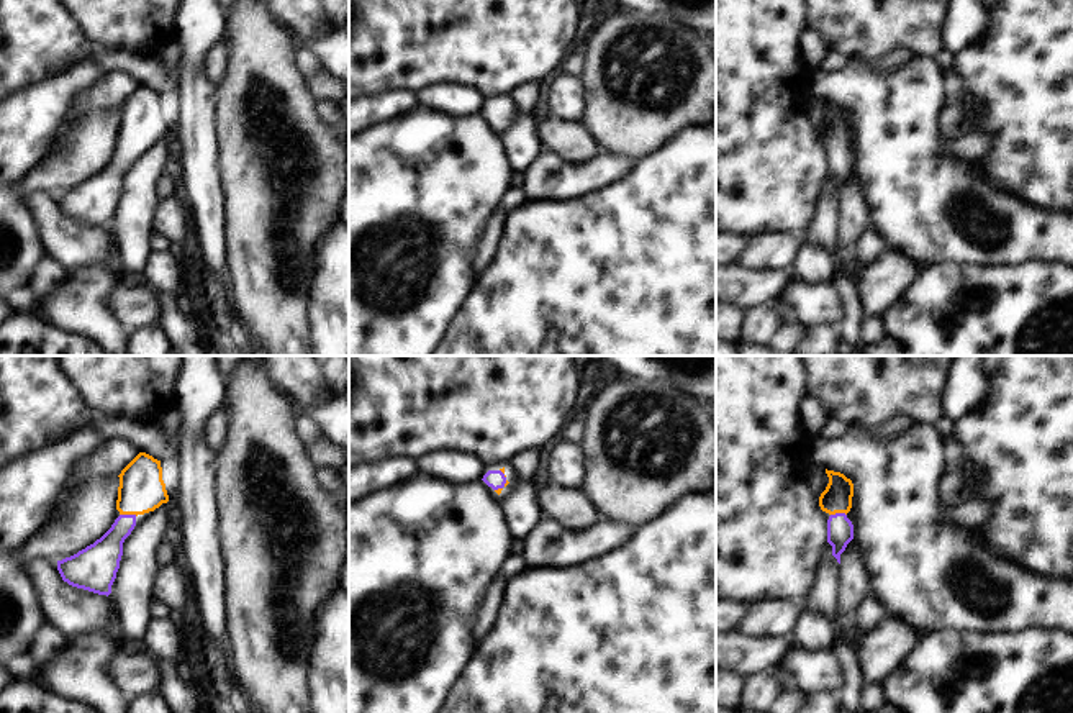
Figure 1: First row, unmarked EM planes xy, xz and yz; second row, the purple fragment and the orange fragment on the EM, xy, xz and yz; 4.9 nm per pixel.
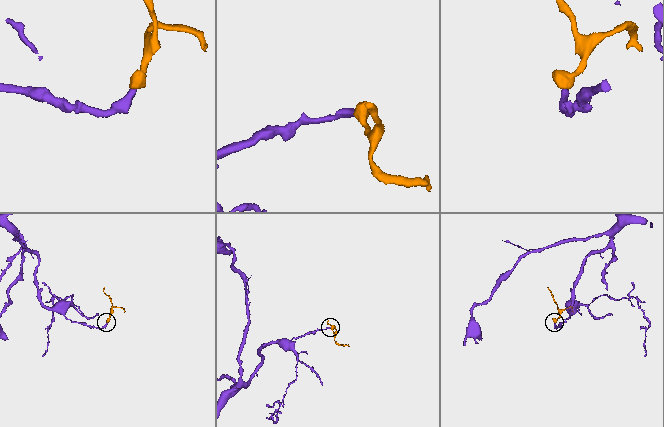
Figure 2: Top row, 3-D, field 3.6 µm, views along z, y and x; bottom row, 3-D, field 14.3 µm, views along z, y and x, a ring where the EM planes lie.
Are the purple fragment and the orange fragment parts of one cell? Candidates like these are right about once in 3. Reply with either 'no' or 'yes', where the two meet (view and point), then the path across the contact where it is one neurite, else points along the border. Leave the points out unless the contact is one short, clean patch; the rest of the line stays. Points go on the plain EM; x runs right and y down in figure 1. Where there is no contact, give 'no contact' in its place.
yes | xy (128, 148) | across xy (102, 190), (128, 148), (130, 136), (141, 122)

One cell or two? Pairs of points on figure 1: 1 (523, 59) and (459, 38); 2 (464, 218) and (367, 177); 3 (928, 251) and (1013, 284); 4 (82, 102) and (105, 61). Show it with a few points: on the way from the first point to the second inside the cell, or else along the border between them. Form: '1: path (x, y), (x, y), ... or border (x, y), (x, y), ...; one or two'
1: path (507, 43), (502, 38), (475, 38); one
2: path (439, 218), (418, 208), (398, 208), (392, 202); one
3: border (996, 264), (934, 263), (921, 269); two
4: border (105, 72), (128, 72), (140, 84); two

